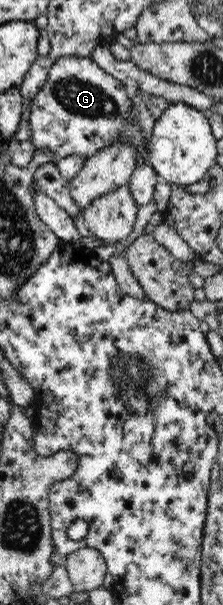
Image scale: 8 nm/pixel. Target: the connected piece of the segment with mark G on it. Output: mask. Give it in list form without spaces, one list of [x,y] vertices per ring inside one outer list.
[[[62,57],[50,65],[44,85],[30,97],[30,142],[42,152],[50,152],[53,163],[74,154],[86,161],[97,151],[124,142],[126,146],[134,146],[137,168],[150,161],[148,141],[144,141],[134,109],[123,81],[106,73],[91,58]]]

